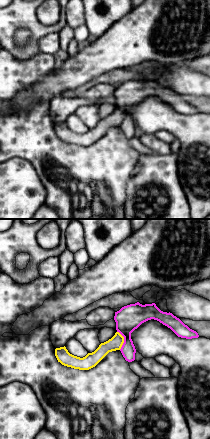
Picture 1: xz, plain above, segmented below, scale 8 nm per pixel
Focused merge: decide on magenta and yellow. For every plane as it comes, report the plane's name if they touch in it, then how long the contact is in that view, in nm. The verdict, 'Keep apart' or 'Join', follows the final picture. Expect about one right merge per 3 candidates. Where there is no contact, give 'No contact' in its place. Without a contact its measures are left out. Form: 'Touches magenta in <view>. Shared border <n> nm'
Touches magenta in xz. Shared border 150 nm

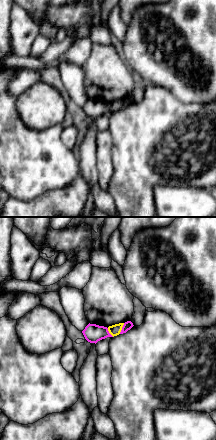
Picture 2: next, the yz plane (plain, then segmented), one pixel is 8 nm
Touches magenta in yz. Shared border 100 nm

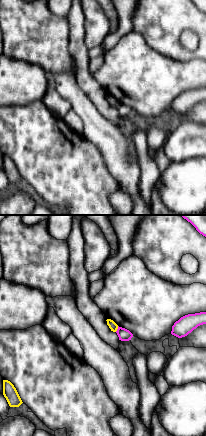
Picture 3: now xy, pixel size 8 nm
Touches magenta in xy. Shared border 50 nm

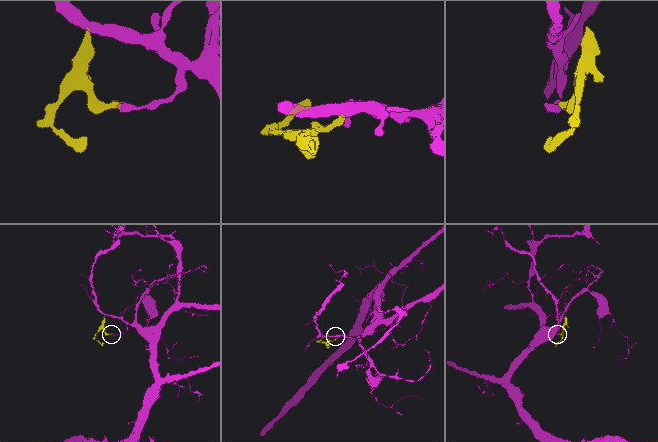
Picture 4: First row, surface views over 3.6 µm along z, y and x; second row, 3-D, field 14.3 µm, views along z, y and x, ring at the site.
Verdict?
Keep apart

